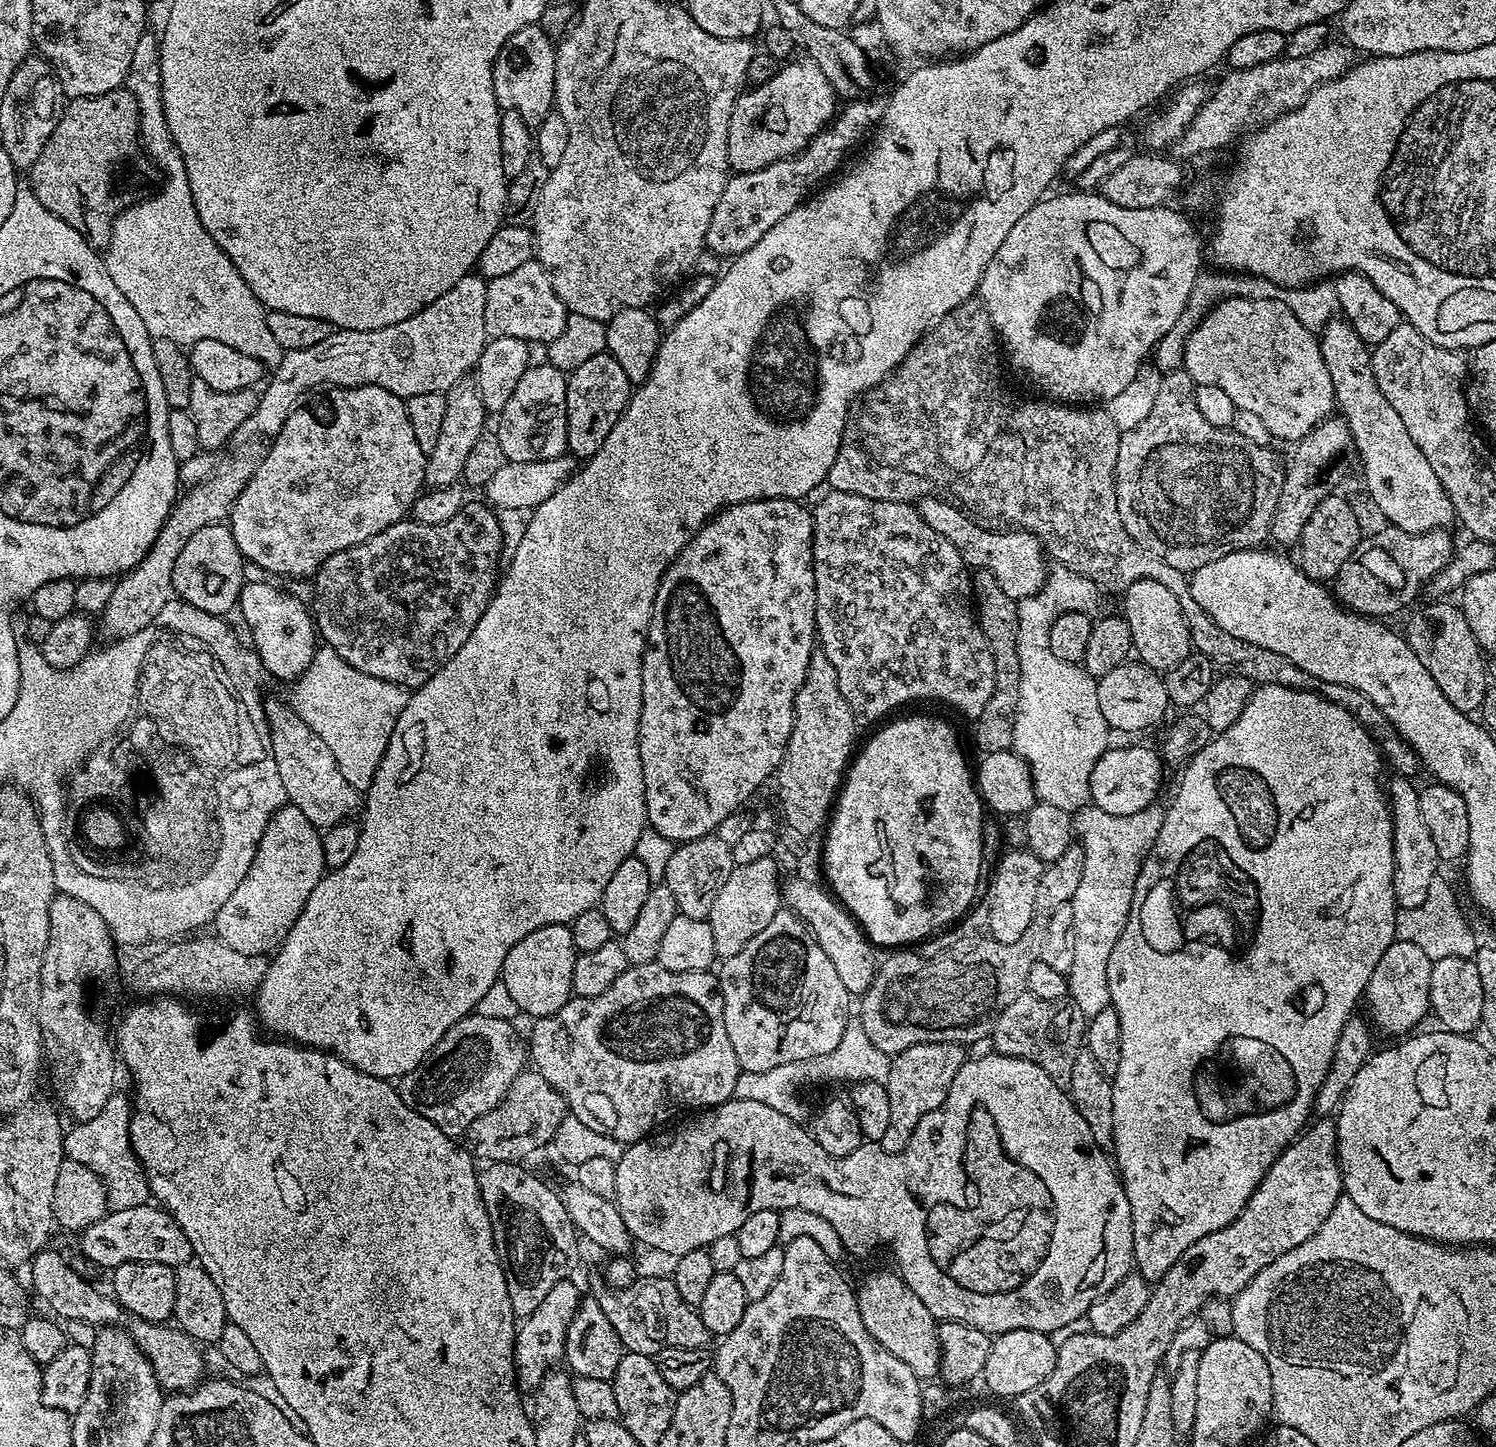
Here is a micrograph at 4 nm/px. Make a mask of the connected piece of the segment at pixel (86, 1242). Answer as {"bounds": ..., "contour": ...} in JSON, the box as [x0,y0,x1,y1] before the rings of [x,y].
{"bounds":[79,1202,193,1270],"contour":[[[152,1202],[116,1212],[109,1210],[101,1220],[83,1229],[79,1236],[79,1251],[102,1270],[111,1270],[126,1262],[158,1262],[177,1269],[193,1259],[190,1238],[182,1234],[163,1207]]]}

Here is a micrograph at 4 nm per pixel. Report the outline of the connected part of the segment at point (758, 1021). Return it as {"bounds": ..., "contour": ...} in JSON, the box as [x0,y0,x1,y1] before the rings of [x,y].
{"bounds":[718,910,850,1072],"contour":[[[781,910],[770,918],[770,923],[759,934],[754,934],[734,958],[723,961],[718,968],[720,982],[720,997],[724,1003],[724,1021],[726,1022],[726,1035],[730,1037],[730,1046],[734,1046],[734,1058],[738,1058],[741,1069],[746,1072],[761,1072],[762,1070],[774,1070],[774,1066],[786,1066],[786,1062],[798,1062],[802,1058],[818,1058],[818,1054],[830,1054],[838,1042],[842,1042],[844,1031],[850,1019],[848,1003],[850,997],[846,986],[842,986],[842,978],[838,978],[838,970],[834,970],[834,962],[826,958],[826,950],[818,946],[818,942],[812,936],[812,931],[807,928],[803,920],[791,910]]]}

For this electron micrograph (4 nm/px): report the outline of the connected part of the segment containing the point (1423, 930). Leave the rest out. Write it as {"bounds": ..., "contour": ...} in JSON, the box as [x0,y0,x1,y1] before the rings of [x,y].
{"bounds":[1396,878,1478,961],"contour":[[[1444,878],[1430,882],[1426,902],[1422,902],[1420,906],[1400,908],[1397,911],[1396,939],[1414,942],[1414,946],[1421,948],[1432,961],[1442,958],[1472,958],[1476,955],[1478,947],[1476,932],[1468,925],[1455,890],[1444,881]]]}

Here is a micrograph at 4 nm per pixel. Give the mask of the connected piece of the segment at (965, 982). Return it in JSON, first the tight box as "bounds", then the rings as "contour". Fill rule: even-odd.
{"bounds":[858,843,1084,1057],"contour":[[[1072,843],[1053,864],[1047,865],[1044,873],[1038,878],[1038,894],[1034,898],[1034,918],[1030,918],[1030,926],[1018,938],[1018,942],[998,942],[980,944],[976,948],[976,956],[952,956],[952,960],[916,960],[916,956],[902,956],[898,950],[879,961],[870,986],[859,997],[860,1012],[858,1019],[870,1037],[870,1042],[878,1046],[886,1055],[894,1057],[902,1050],[919,1044],[942,1042],[943,1044],[959,1044],[969,1046],[979,1040],[987,1041],[996,1025],[998,1014],[1014,1002],[1027,989],[1026,978],[1030,974],[1030,966],[1040,959],[1042,942],[1046,942],[1046,926],[1050,926],[1050,918],[1054,918],[1054,910],[1063,904],[1071,904],[1074,890],[1078,890],[1078,882],[1082,882],[1082,862],[1084,852],[1079,843]]]}

